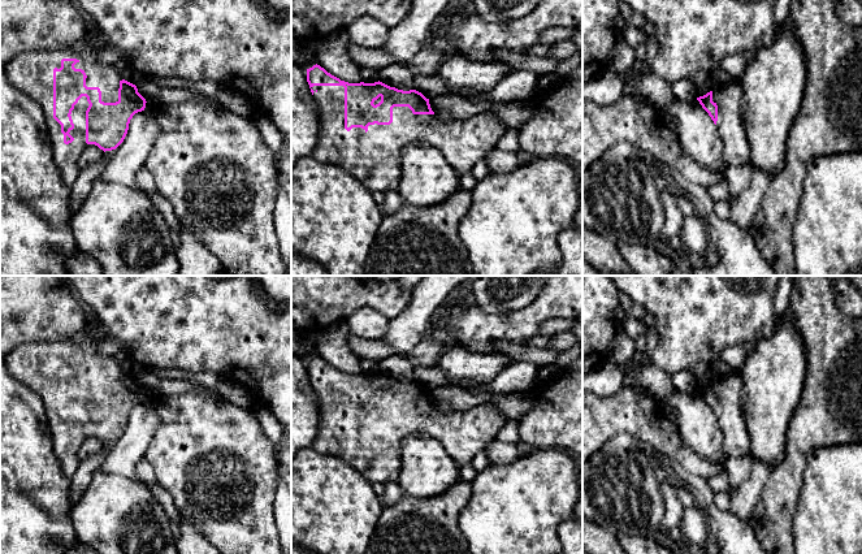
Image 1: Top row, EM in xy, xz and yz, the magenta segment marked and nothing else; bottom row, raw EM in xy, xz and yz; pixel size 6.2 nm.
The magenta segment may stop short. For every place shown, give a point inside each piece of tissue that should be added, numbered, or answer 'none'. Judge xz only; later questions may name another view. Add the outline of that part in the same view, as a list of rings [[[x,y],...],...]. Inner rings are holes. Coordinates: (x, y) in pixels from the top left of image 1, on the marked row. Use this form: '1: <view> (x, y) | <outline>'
1: xz (373, 158) | [[[313,86],[313,100],[319,113],[319,143],[312,157],[325,164],[337,165],[358,181],[372,194],[376,191],[387,194],[398,190],[400,181],[400,155],[406,146],[415,142],[428,142],[441,150],[450,165],[459,173],[471,172],[475,165],[497,148],[498,140],[506,133],[506,125],[488,112],[473,114],[465,120],[441,121],[434,114],[413,114],[408,107],[393,108],[390,125],[369,125],[365,131],[361,127],[345,129],[345,87]]]

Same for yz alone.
1: yz (728, 96) | [[[737,81],[714,85],[712,101],[718,105],[716,129],[723,140],[723,156],[728,166],[750,163],[750,146],[741,118],[742,90]]]

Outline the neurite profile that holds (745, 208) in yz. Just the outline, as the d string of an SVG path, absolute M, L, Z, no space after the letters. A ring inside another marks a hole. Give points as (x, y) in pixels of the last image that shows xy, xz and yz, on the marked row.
M751 166L749 187L731 200L729 218L742 230L751 231L753 224L761 215L761 203L770 189L772 177L761 168Z

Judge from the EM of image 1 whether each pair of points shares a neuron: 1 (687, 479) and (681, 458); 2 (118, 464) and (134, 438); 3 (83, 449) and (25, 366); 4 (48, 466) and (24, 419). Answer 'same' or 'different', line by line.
1: different
2: same
3: different
4: same

